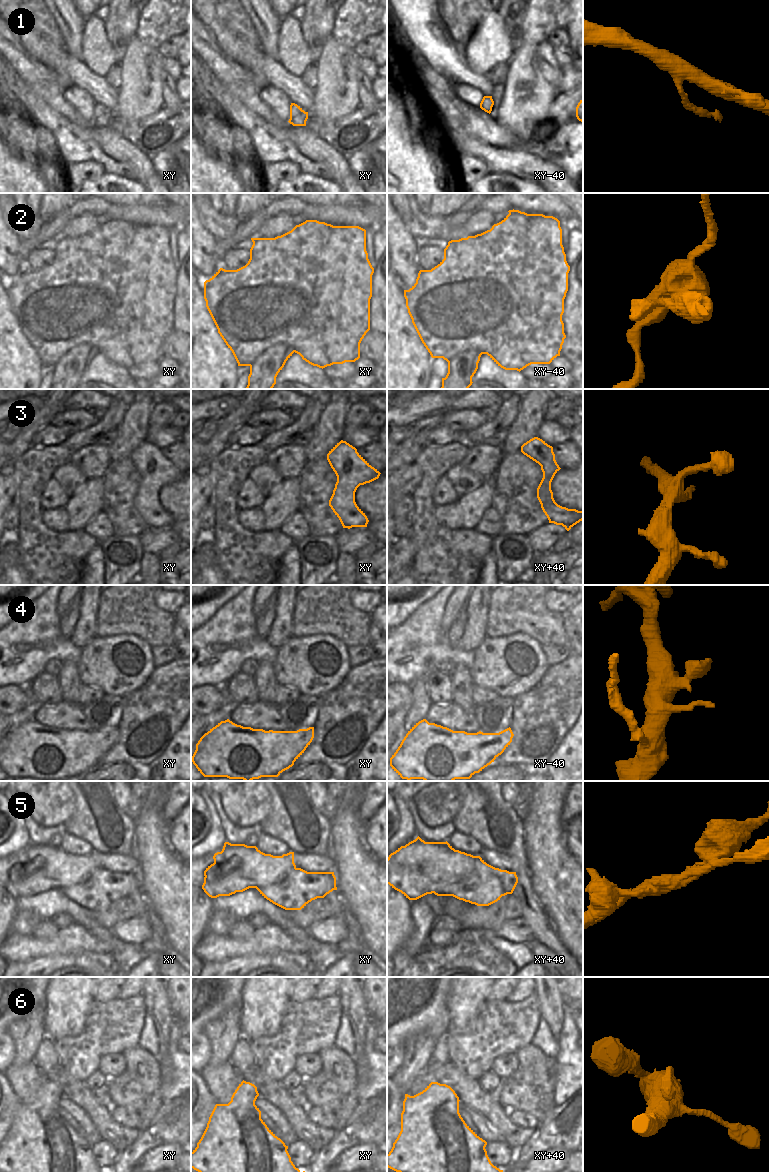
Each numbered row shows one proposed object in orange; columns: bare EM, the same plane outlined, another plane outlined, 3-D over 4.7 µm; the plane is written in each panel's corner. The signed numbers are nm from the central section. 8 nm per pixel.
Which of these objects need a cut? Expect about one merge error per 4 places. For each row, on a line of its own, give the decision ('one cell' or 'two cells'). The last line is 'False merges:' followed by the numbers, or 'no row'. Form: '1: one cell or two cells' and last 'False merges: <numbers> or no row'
1: one cell
2: two cells
3: one cell
4: one cell
5: two cells
6: one cell
False merges: 2, 5

